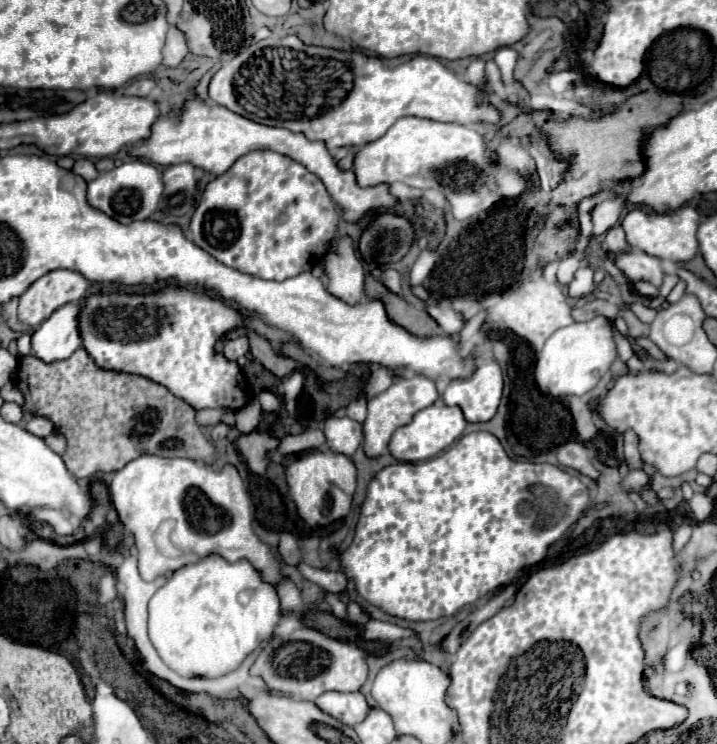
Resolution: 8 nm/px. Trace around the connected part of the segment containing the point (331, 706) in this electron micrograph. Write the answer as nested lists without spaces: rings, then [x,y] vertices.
[[[328,691],[320,695],[314,701],[324,713],[332,715],[334,719],[342,721],[344,725],[358,725],[366,713],[370,711],[366,699],[362,693],[338,693],[338,691]]]

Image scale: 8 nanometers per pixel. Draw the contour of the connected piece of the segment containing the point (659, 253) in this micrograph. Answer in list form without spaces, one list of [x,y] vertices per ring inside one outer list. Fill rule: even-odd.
[[[684,205],[670,213],[654,213],[646,209],[632,209],[622,219],[622,229],[626,233],[626,241],[642,249],[648,255],[670,259],[670,261],[690,261],[698,253],[698,241],[696,241],[696,229],[700,225],[700,215],[690,205]]]

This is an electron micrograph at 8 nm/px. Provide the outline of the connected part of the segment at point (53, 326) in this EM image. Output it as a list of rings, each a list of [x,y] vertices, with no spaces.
[[[68,303],[56,309],[32,333],[32,353],[46,363],[68,359],[82,345],[80,311],[82,303]]]

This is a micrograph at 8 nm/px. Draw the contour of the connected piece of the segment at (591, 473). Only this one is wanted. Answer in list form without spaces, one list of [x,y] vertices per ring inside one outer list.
[[[570,441],[566,445],[562,445],[556,453],[556,459],[562,467],[570,467],[580,471],[582,475],[590,477],[590,479],[598,479],[598,471],[594,469],[594,465],[590,465],[590,457],[588,457],[588,449],[578,443],[578,441]]]

